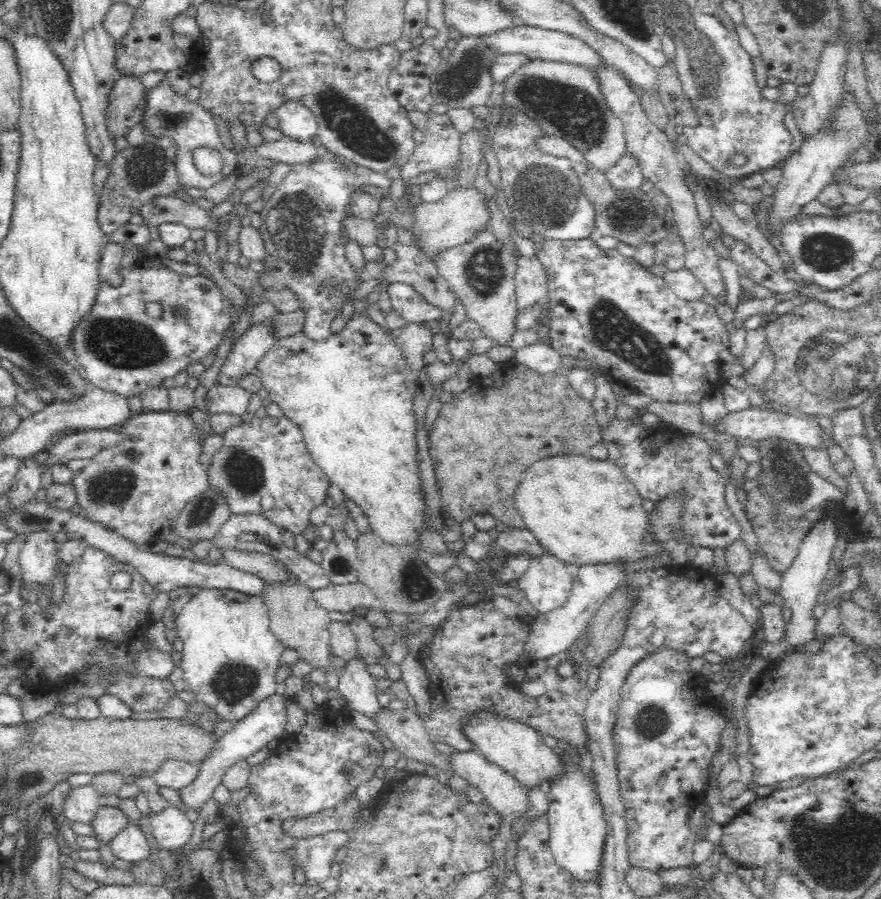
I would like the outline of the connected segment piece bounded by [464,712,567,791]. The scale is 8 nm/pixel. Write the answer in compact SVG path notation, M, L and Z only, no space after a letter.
M480 712L474 716L470 726L464 728L464 733L478 745L478 752L502 768L506 775L510 775L525 790L540 788L544 782L556 784L567 774L567 764L563 762L558 749L548 748L539 732L521 722L495 718L491 712Z

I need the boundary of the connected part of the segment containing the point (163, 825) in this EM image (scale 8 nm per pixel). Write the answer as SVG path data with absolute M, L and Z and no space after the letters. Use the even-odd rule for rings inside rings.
M170 804L151 818L151 832L162 849L179 850L190 840L194 824L185 812Z

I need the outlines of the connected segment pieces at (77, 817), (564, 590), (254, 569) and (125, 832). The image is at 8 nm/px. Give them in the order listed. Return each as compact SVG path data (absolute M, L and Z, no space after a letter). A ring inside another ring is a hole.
M92 785L72 787L72 792L64 800L64 816L68 822L80 822L90 824L100 808L100 795L92 788Z
M552 554L531 560L530 568L518 580L520 590L540 615L566 604L573 587L572 568Z
M228 549L224 552L224 557L220 562L228 563L228 565L238 570L255 574L268 584L297 582L300 586L305 586L298 574L290 571L286 568L286 563L272 555Z
M132 822L126 828L122 828L122 831L111 841L111 851L117 859L126 860L132 864L155 858L150 850L148 838L144 836L140 827Z

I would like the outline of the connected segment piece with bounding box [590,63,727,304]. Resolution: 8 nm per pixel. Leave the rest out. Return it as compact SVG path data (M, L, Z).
M600 63L590 69L609 109L623 122L628 155L634 158L634 161L638 161L642 177L652 184L653 192L657 191L668 198L668 203L674 213L676 230L685 244L685 267L698 278L698 281L706 288L707 294L716 298L718 304L726 302L726 285L720 269L722 258L715 253L712 245L704 238L703 222L696 210L694 196L685 179L685 168L674 150L674 144L666 136L664 130L658 128L650 120L638 94L632 91L628 80L616 67Z

